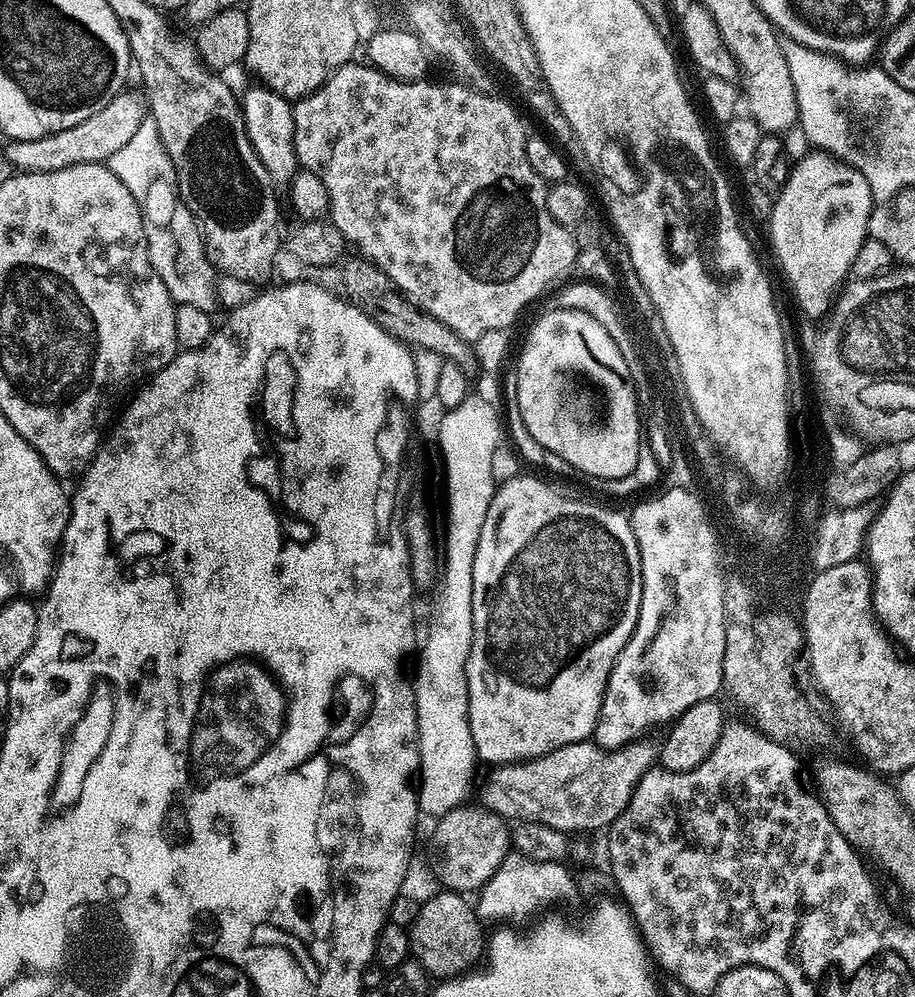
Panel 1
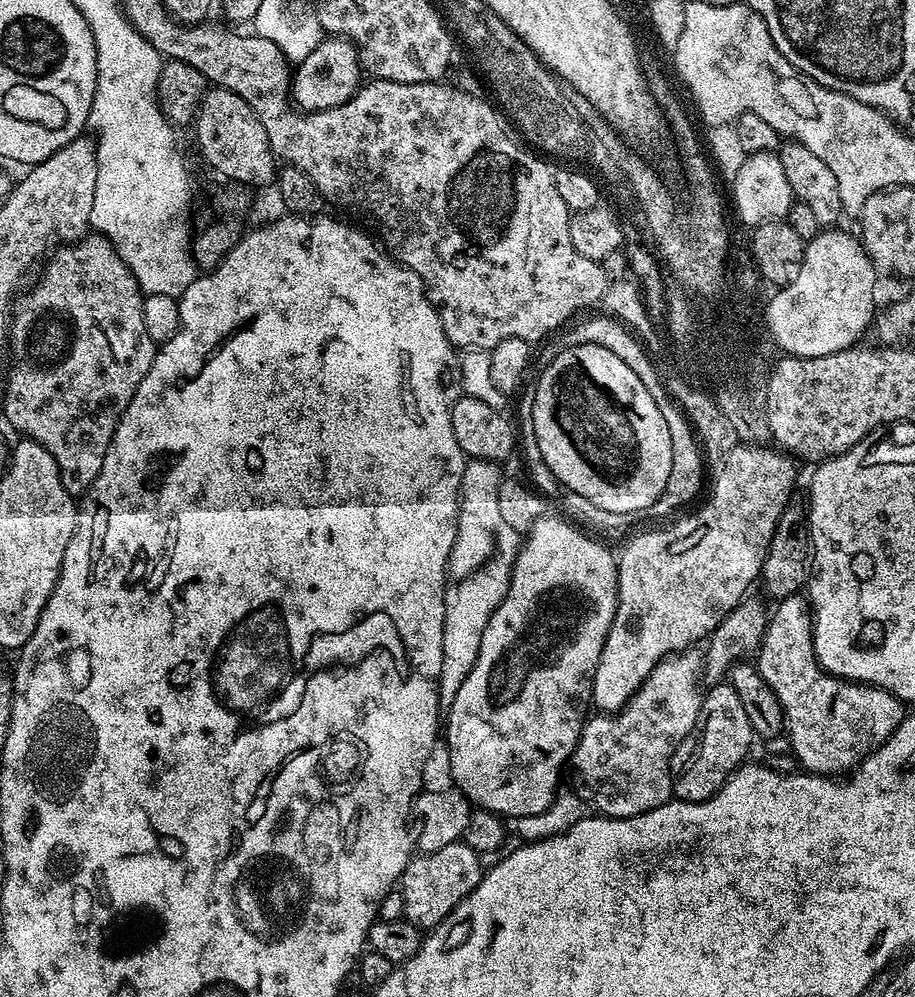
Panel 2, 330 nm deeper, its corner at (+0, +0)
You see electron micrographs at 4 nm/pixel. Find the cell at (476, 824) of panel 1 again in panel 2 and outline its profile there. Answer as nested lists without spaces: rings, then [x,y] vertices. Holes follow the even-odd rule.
[[[463,842],[447,844],[433,852],[413,855],[398,881],[398,890],[404,899],[403,919],[424,930],[431,930],[442,924],[480,885],[482,869],[479,856],[480,853]]]

